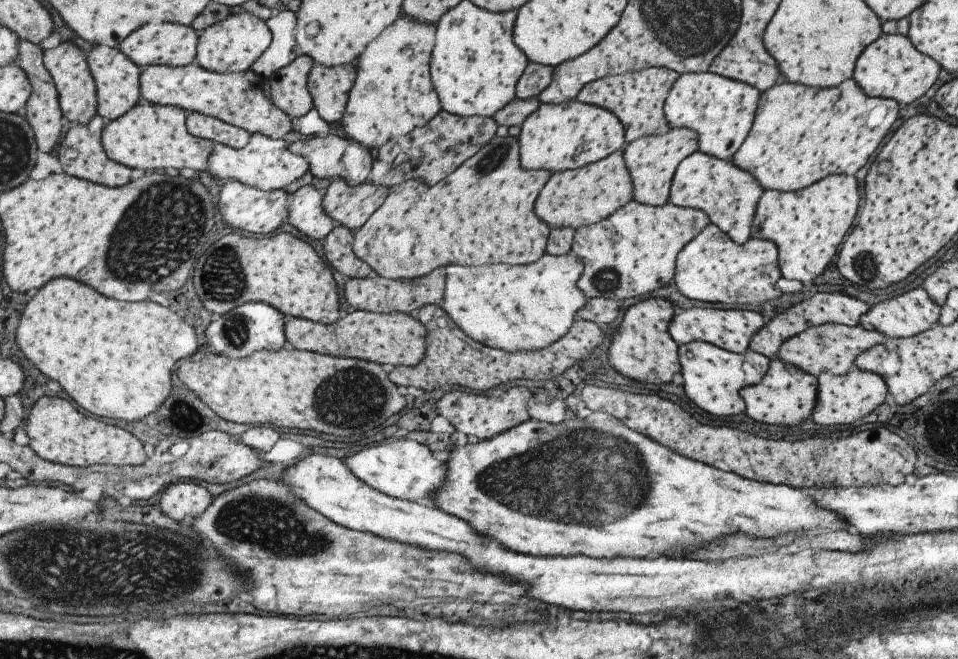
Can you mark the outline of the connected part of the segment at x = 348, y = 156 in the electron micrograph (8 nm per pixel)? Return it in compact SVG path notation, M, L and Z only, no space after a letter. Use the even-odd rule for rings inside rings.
M330 134L319 138L319 135L307 140L300 140L288 146L288 149L299 156L302 156L309 165L309 172L317 178L342 178L350 187L357 186L368 181L372 158L369 149L358 142L352 141L349 137L340 138Z

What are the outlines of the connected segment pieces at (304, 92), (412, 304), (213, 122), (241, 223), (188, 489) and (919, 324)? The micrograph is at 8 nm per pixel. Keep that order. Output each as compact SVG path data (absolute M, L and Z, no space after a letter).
M299 54L287 66L268 76L269 100L290 118L299 118L311 110L312 100L306 82L314 64L312 58Z
M437 268L431 274L411 280L388 279L377 274L369 274L365 278L352 278L344 283L343 306L349 310L369 311L372 313L388 313L399 311L402 313L419 310L425 305L440 305L443 298L443 282L445 282L445 270Z
M186 111L186 129L197 138L209 139L234 149L240 149L247 144L250 134L232 124L223 122L211 115Z
M227 181L218 195L218 208L223 220L229 226L269 235L283 222L286 222L291 194L283 189L263 191L239 181Z
M193 482L166 485L159 492L159 510L175 520L195 518L211 504L209 492Z
M919 287L879 301L863 314L859 319L859 324L868 331L884 334L886 339L907 338L922 333L937 324L939 315L940 306L929 298L923 287Z

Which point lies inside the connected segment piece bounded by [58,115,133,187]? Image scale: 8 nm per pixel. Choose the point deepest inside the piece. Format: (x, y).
(82, 152)

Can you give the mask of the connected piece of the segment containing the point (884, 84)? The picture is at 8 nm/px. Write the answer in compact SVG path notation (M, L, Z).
M882 32L857 57L851 79L866 95L896 100L901 107L917 100L919 96L923 96L935 84L941 69L935 59L921 54L911 44L906 34L885 34Z

